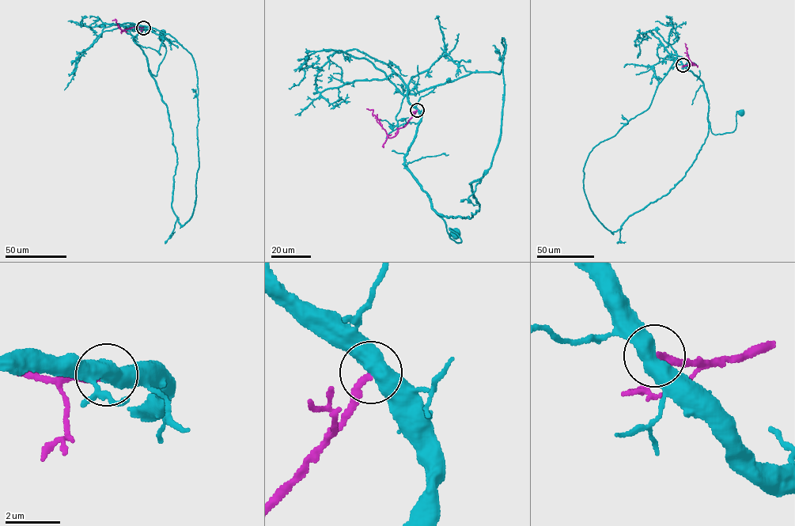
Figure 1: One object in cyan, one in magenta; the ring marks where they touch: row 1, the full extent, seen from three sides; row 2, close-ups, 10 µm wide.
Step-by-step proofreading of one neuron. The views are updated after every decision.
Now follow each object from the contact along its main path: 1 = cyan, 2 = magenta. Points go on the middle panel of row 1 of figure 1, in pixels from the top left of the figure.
1: (417, 110), (421, 120), (405, 163), (436, 213), (444, 221), (449, 237), (461, 241), (449, 228), (455, 233)
2: (417, 110), (394, 137), (389, 138), (372, 113), (373, 109), (366, 109)

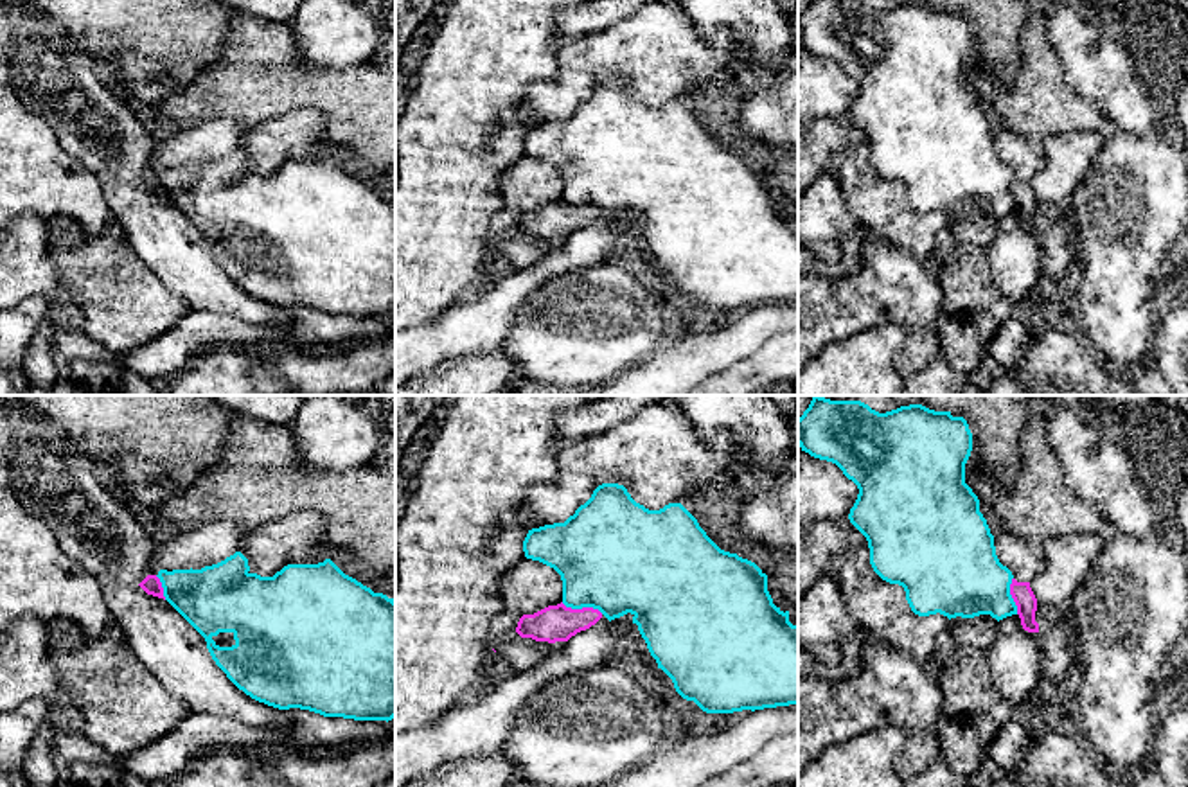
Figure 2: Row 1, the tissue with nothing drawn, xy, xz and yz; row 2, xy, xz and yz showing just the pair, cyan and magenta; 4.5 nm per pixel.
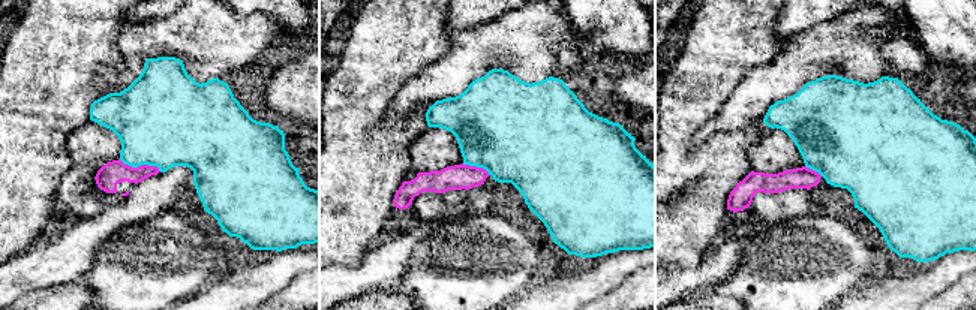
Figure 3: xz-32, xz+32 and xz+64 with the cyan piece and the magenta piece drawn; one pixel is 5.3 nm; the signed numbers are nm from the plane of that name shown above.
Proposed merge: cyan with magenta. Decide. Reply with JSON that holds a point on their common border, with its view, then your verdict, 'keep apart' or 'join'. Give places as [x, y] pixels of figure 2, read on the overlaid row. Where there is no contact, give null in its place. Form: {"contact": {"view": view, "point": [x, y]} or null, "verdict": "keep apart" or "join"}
{"contact": {"view": "xz", "point": [583, 606]}, "verdict": "keep apart"}

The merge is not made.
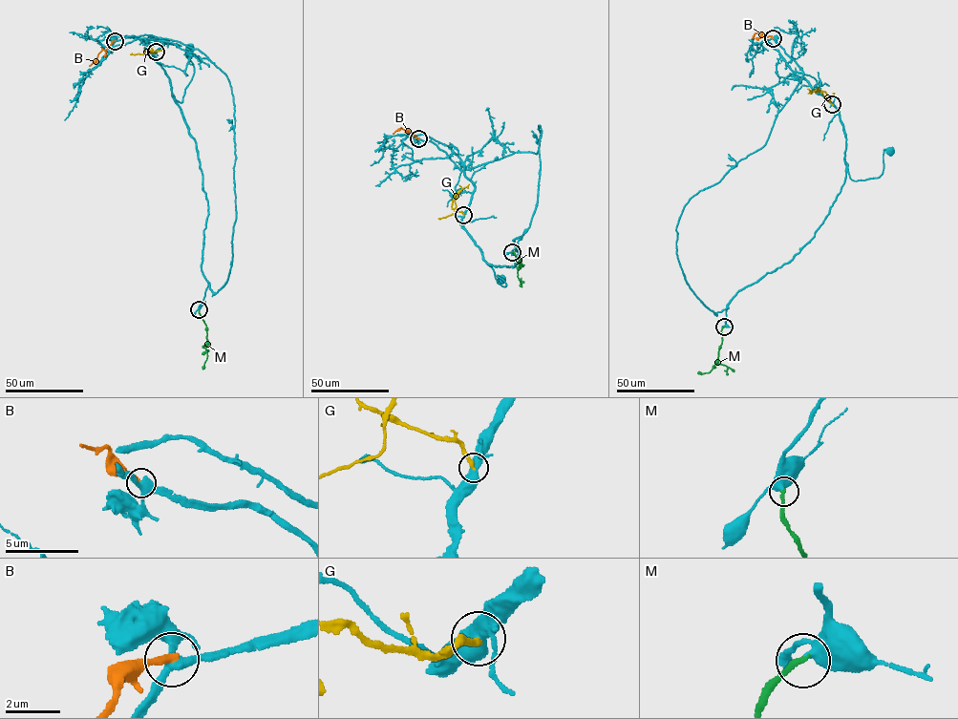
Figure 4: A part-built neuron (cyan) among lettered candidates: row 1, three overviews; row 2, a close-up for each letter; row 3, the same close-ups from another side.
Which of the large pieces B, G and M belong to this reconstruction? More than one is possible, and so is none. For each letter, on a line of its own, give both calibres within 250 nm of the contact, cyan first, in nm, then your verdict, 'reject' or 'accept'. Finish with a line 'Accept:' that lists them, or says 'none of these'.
B: calibres 360 and 320 nm; reject
G: calibres 550 and 240 nm; reject
M: calibres 480 and 200 nm; accept
Accept: M

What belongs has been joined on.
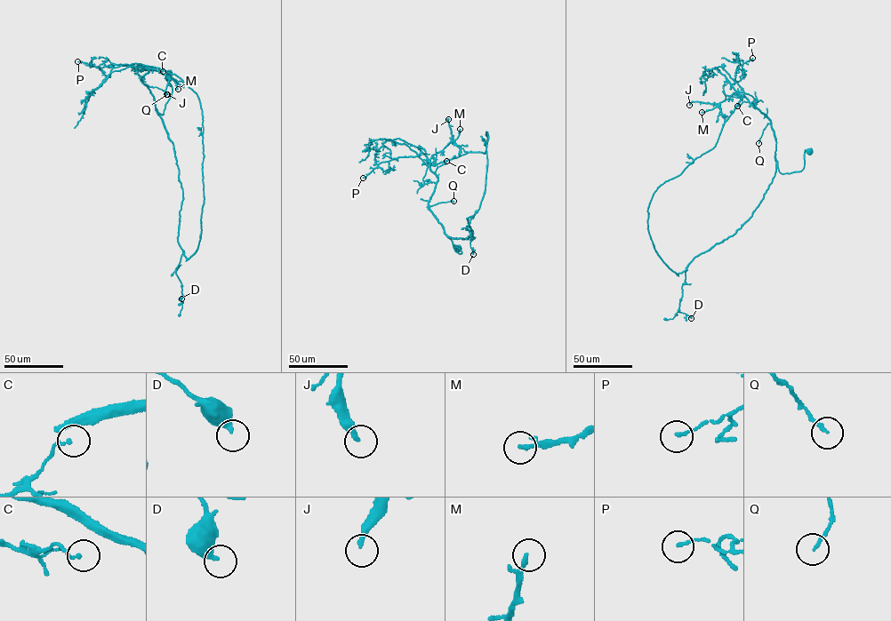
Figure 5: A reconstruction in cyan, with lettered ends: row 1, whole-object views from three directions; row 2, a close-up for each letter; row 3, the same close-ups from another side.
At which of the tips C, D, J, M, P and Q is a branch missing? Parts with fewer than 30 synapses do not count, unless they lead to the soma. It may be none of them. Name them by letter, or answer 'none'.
J, M

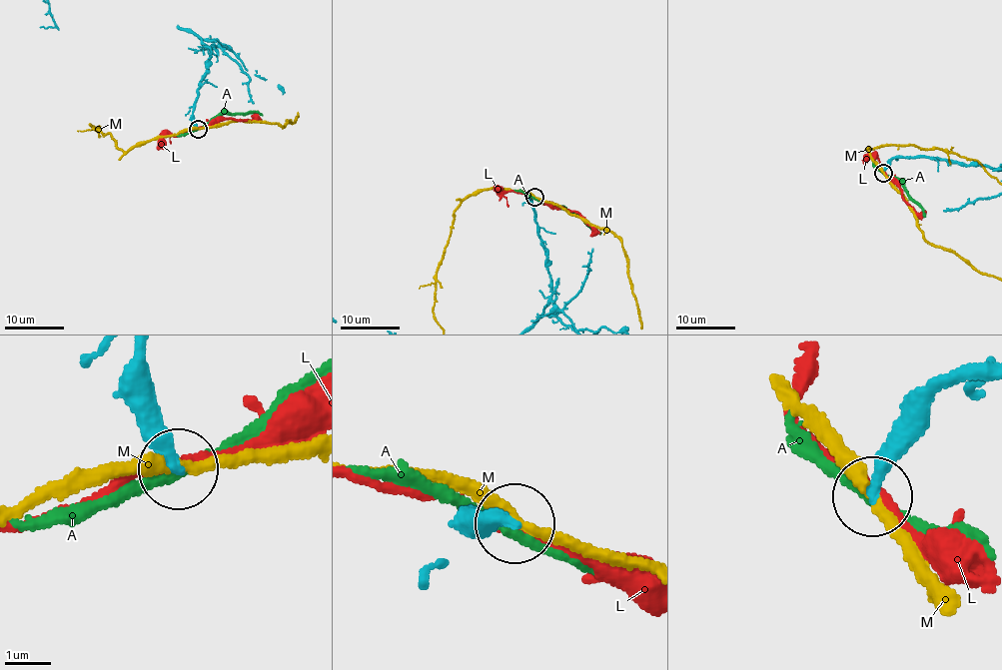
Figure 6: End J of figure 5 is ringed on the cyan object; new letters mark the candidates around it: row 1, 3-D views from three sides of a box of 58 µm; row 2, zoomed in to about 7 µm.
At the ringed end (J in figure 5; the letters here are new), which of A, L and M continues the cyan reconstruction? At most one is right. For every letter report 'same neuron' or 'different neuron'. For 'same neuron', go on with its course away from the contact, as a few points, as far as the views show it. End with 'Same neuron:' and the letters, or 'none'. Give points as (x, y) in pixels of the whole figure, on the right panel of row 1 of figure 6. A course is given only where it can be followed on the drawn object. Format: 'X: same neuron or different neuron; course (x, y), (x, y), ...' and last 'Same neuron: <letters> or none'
A: different neuron
L: different neuron
M: different neuron
Same neuron: none

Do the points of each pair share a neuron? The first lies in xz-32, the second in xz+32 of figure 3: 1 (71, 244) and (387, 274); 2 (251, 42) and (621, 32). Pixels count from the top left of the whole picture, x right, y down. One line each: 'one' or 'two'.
1: one
2: two

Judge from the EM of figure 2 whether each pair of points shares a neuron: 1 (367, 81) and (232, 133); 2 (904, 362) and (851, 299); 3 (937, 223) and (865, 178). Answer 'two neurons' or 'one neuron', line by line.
1: two neurons
2: one neuron
3: one neuron

